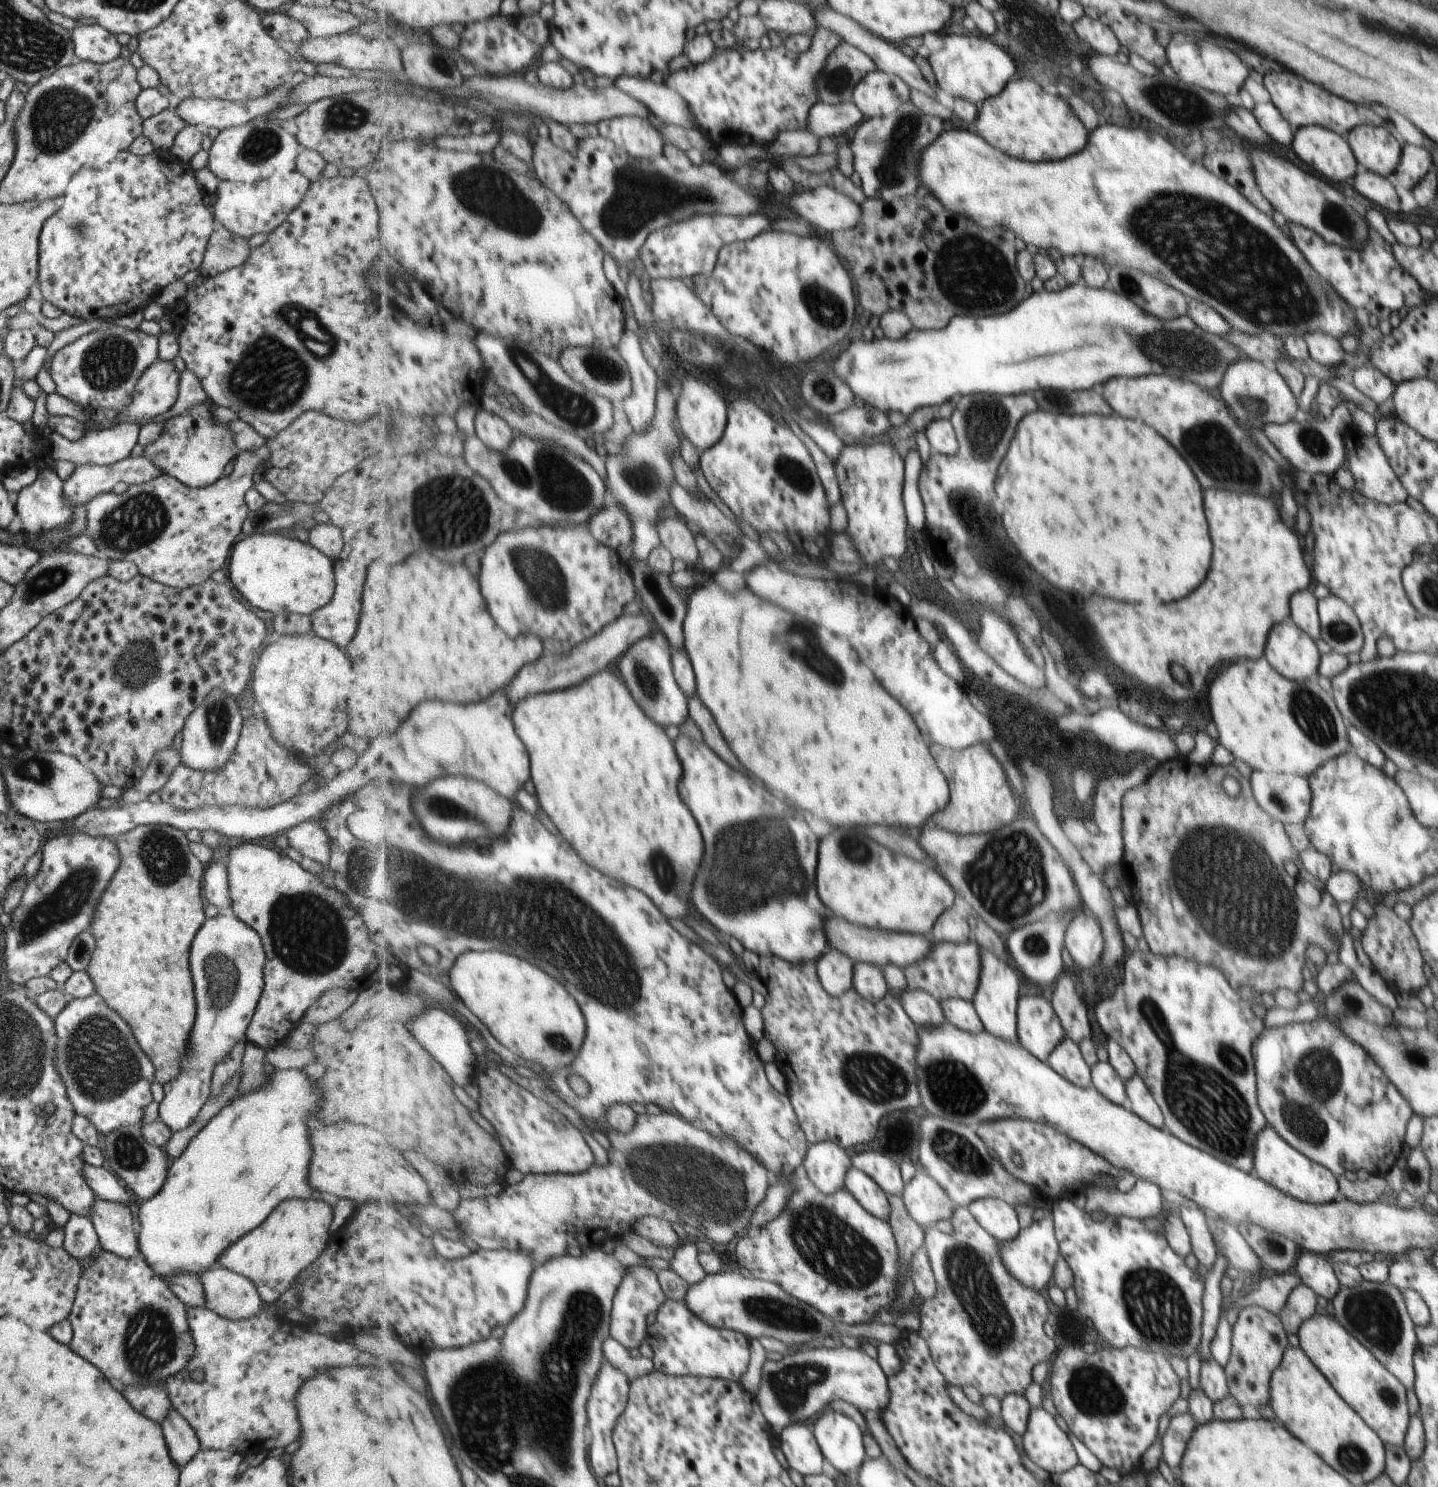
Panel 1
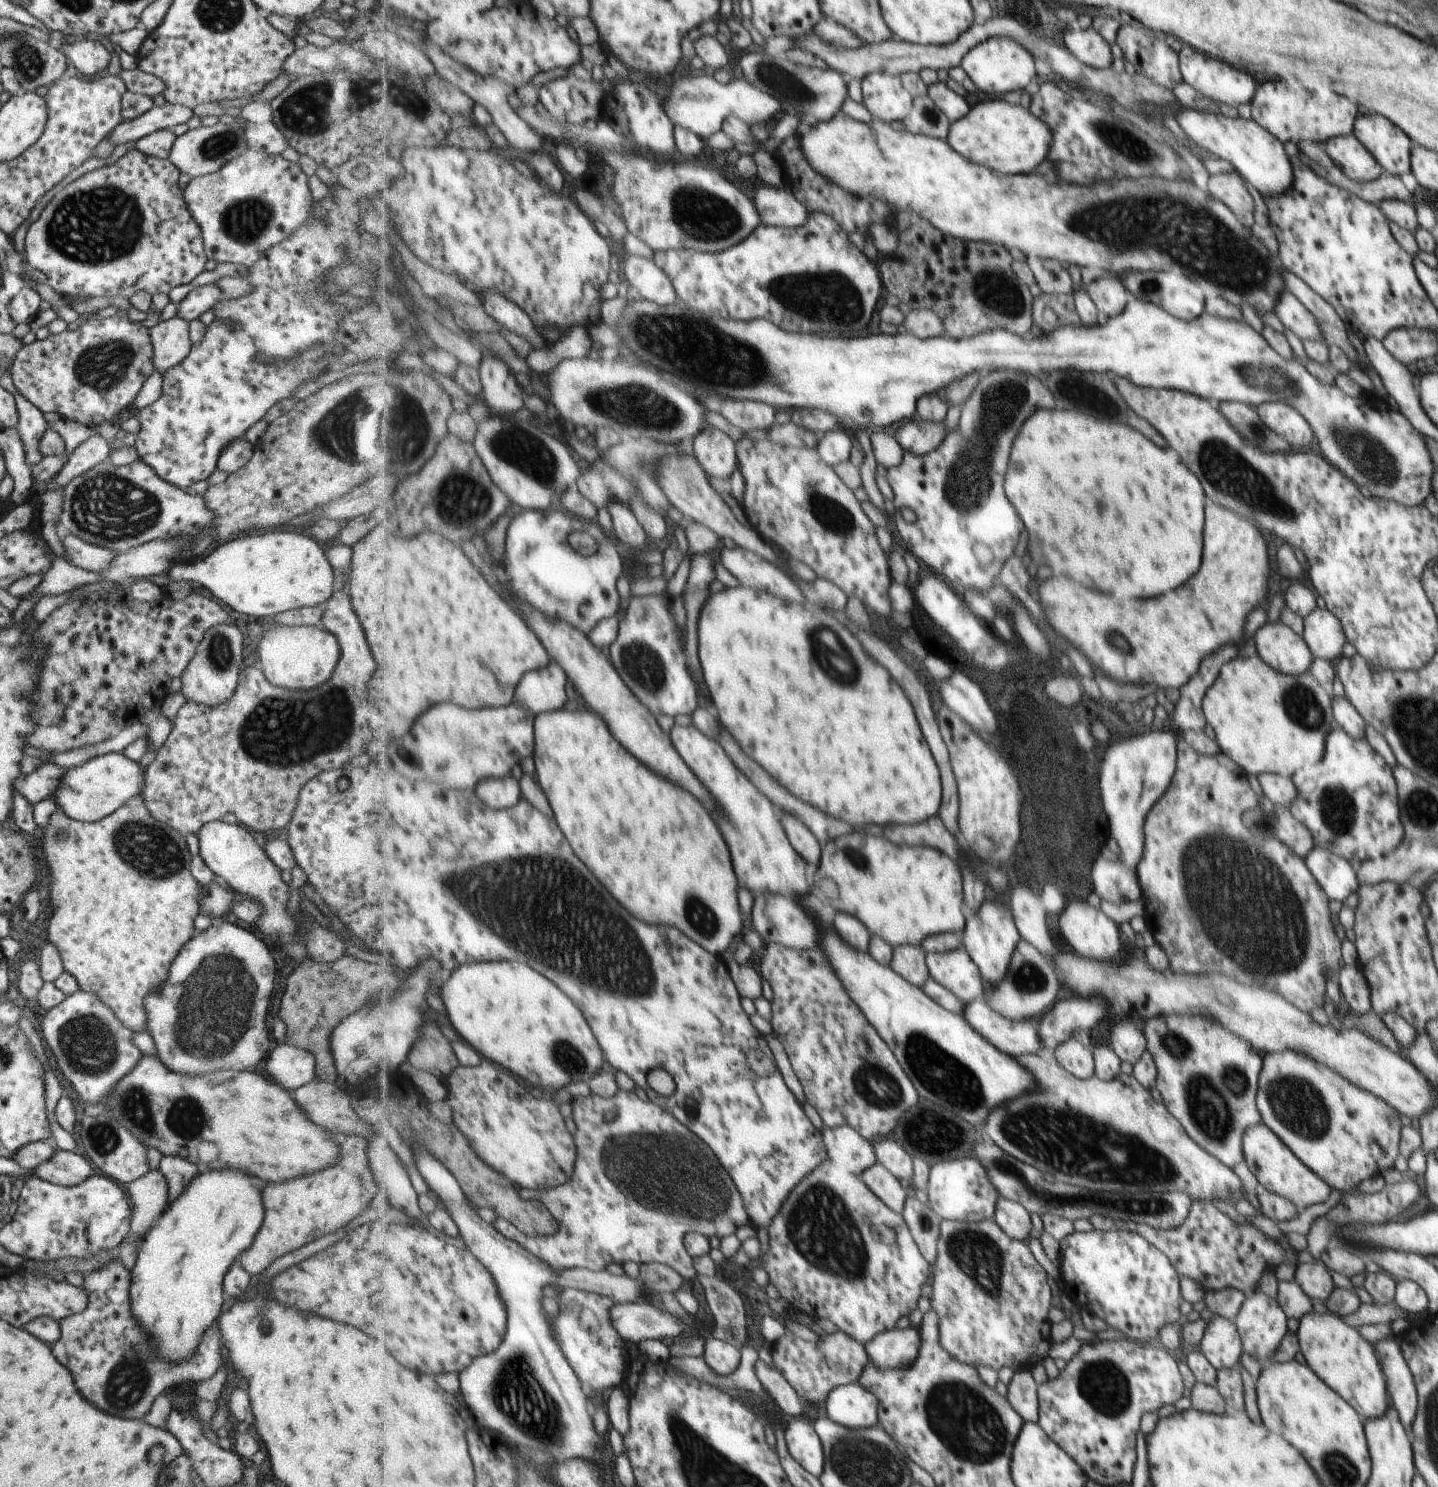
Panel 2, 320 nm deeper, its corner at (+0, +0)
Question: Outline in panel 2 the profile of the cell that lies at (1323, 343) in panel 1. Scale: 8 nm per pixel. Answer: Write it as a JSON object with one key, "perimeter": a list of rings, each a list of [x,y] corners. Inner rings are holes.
{"perimeter":[[[1288,291],[1278,294],[1272,310],[1282,326],[1291,330],[1303,342],[1311,339],[1321,339],[1317,323],[1313,315],[1297,301]]]}

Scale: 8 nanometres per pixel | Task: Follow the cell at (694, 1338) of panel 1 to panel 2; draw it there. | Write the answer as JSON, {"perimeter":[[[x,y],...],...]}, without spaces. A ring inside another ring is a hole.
{"perimeter":[[[709,1336],[705,1339],[703,1358],[705,1362],[718,1374],[731,1374],[741,1364],[741,1350],[723,1339]]]}

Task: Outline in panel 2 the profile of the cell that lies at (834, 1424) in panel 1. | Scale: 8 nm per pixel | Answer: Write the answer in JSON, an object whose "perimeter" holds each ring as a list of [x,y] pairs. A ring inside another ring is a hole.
{"perimeter":[[[857,1381],[853,1384],[839,1386],[835,1390],[831,1390],[831,1394],[827,1396],[827,1402],[824,1405],[826,1415],[851,1430],[861,1430],[861,1428],[873,1428],[879,1422],[879,1398],[869,1392],[869,1389],[863,1388],[861,1382]]]}

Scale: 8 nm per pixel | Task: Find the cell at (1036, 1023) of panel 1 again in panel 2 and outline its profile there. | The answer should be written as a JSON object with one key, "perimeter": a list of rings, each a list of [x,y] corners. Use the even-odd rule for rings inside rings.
{"perimeter":[[[985,998],[966,1003],[963,1016],[980,1035],[1008,1055],[1037,1054],[1042,1049],[1035,1022],[1013,1022],[995,1012]]]}

